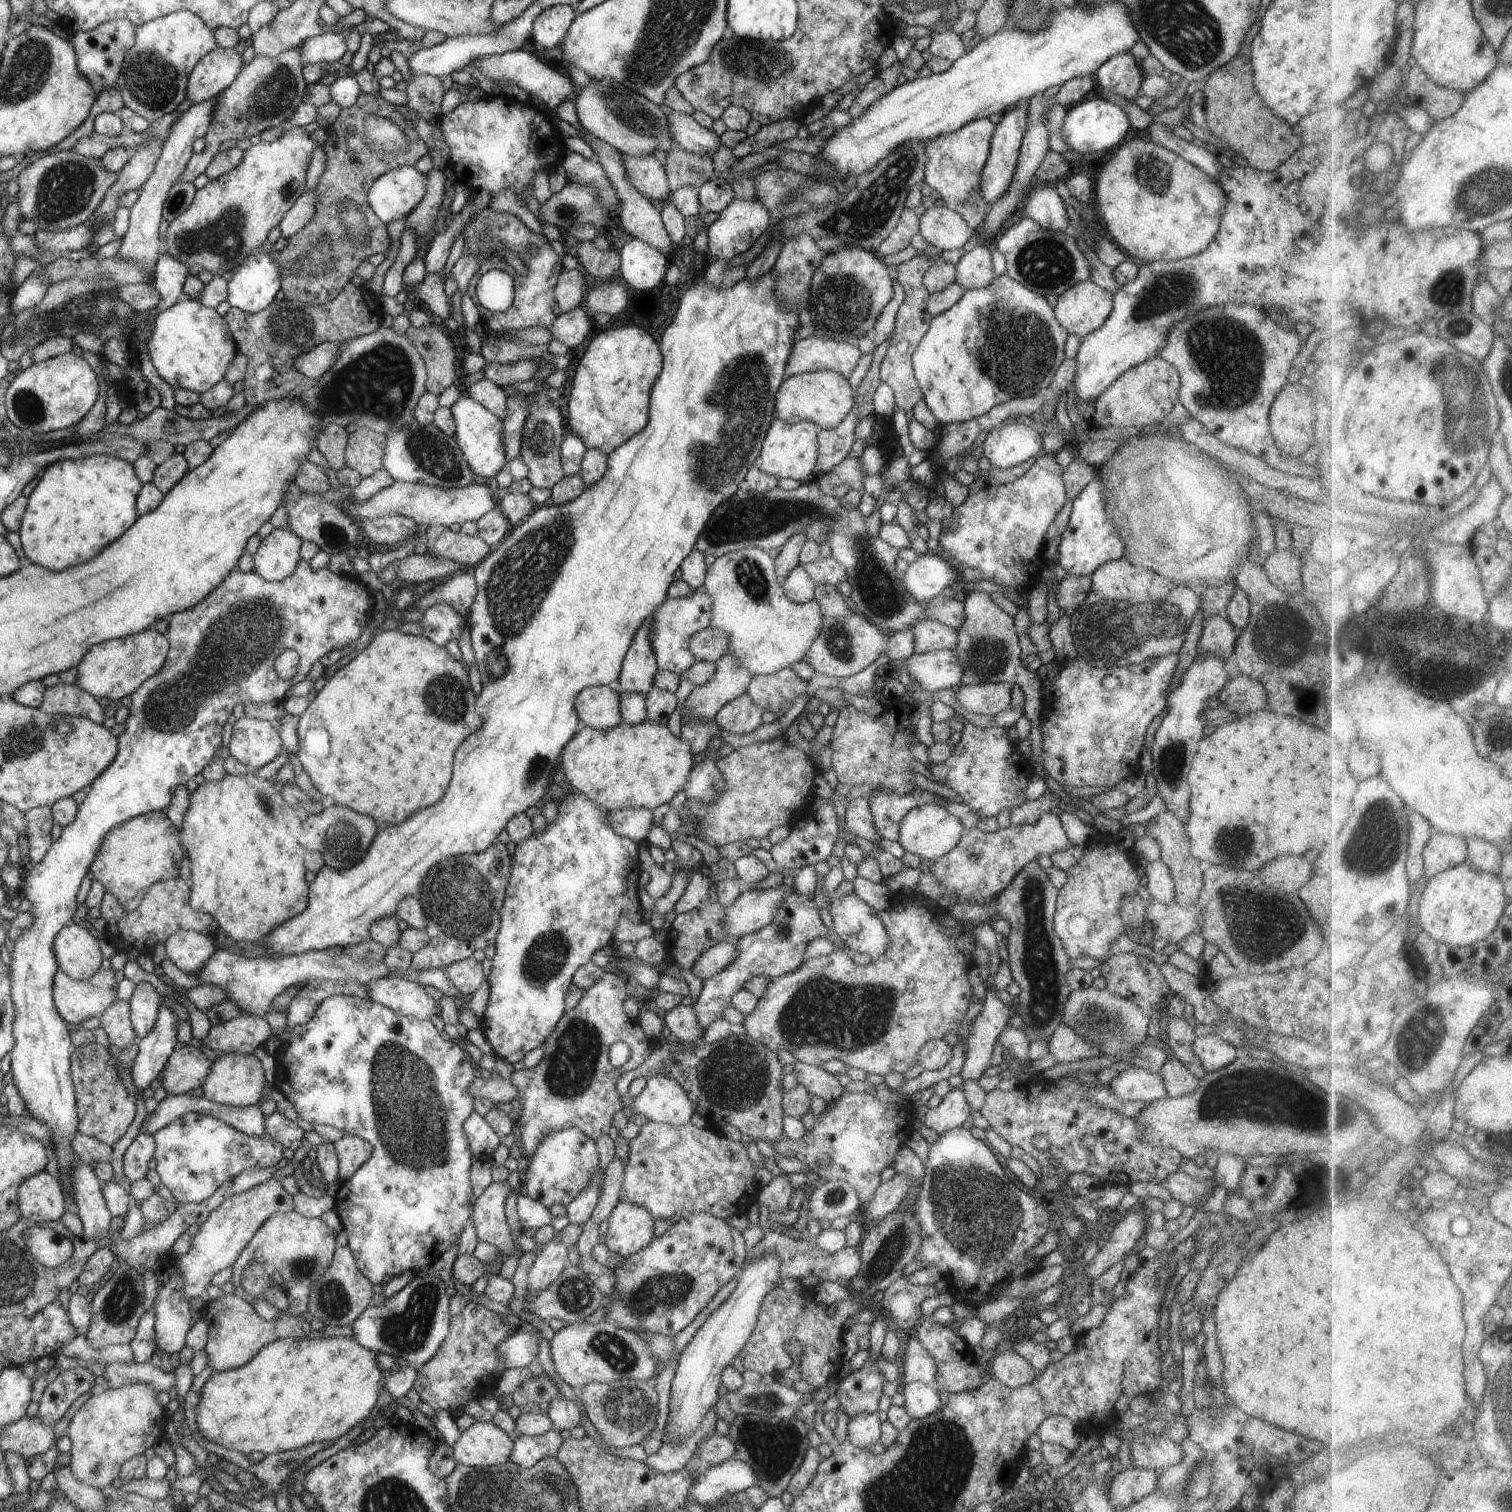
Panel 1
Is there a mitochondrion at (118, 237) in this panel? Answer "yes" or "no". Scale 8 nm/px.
no

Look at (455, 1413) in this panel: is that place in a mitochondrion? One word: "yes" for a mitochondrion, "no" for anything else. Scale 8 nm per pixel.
no

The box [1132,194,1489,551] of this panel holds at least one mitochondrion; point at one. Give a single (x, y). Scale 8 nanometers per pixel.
(1227, 358)

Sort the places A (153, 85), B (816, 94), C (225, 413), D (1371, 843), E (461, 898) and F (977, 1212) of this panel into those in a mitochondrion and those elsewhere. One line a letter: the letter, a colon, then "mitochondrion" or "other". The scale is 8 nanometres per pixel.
A: mitochondrion
B: other
C: other
D: mitochondrion
E: mitochondrion
F: mitochondrion

